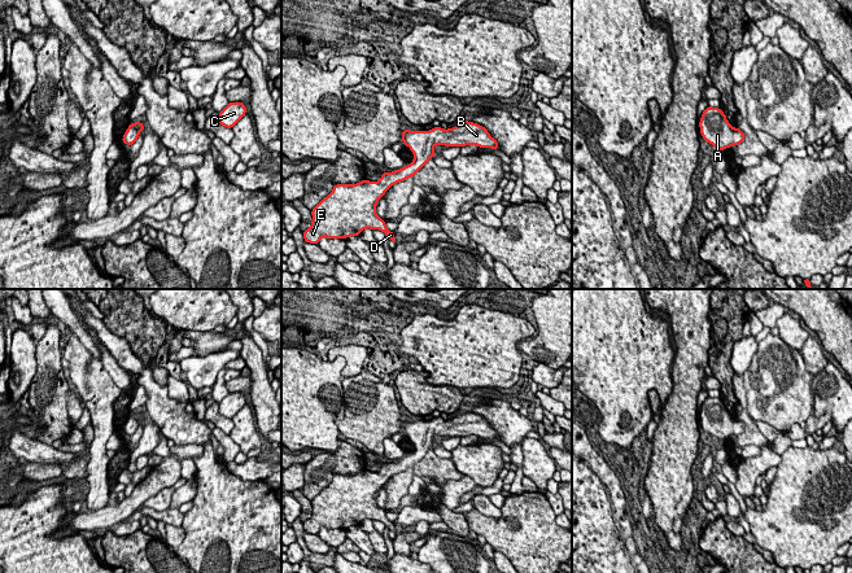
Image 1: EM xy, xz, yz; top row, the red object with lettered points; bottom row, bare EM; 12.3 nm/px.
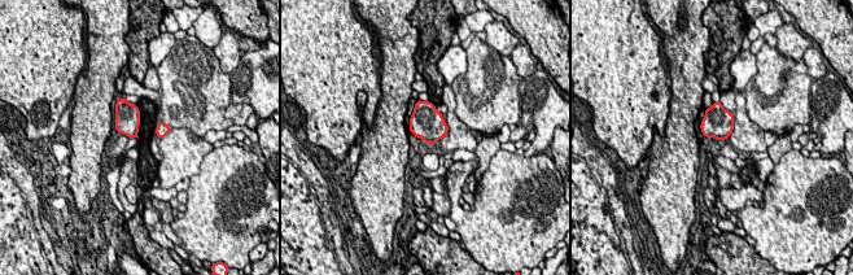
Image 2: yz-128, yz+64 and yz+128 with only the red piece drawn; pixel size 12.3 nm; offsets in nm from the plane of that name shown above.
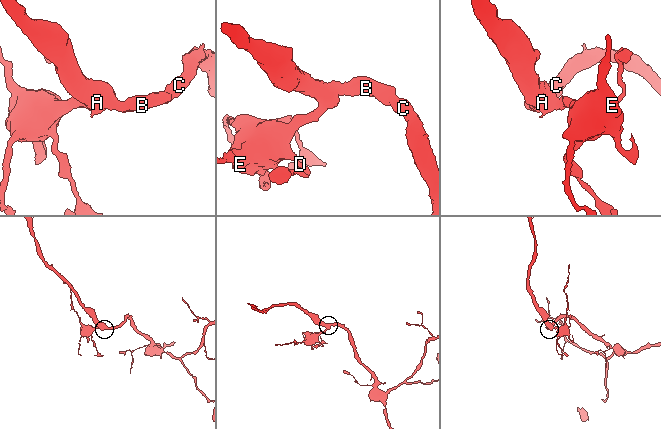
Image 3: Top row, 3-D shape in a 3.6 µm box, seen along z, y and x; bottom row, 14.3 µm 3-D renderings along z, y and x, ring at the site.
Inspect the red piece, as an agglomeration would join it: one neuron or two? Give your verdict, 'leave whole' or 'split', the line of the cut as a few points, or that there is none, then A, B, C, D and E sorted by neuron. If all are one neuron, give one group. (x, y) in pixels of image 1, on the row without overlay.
leave whole | no cut | A B C D E

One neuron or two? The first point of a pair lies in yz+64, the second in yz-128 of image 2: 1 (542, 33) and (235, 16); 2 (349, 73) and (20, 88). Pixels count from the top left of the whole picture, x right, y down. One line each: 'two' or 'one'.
1: one
2: one

